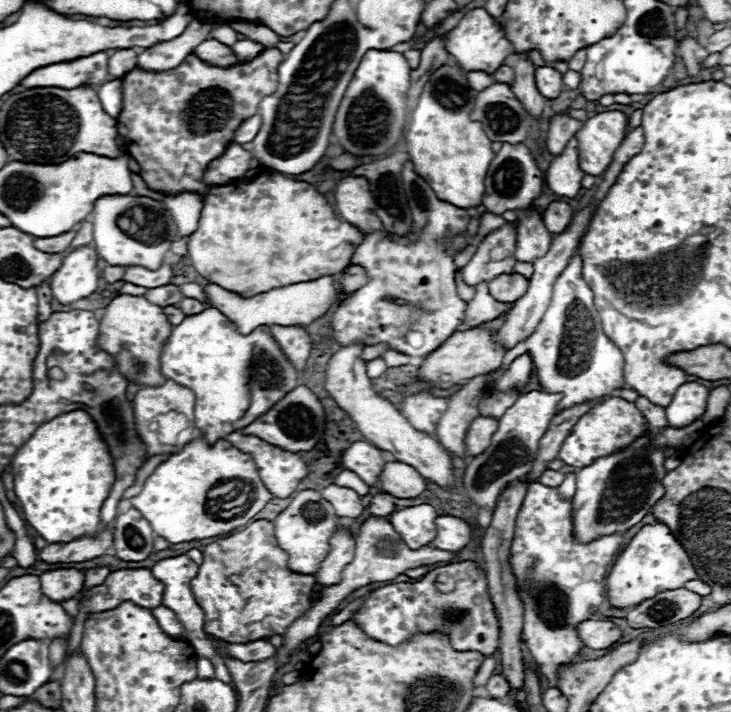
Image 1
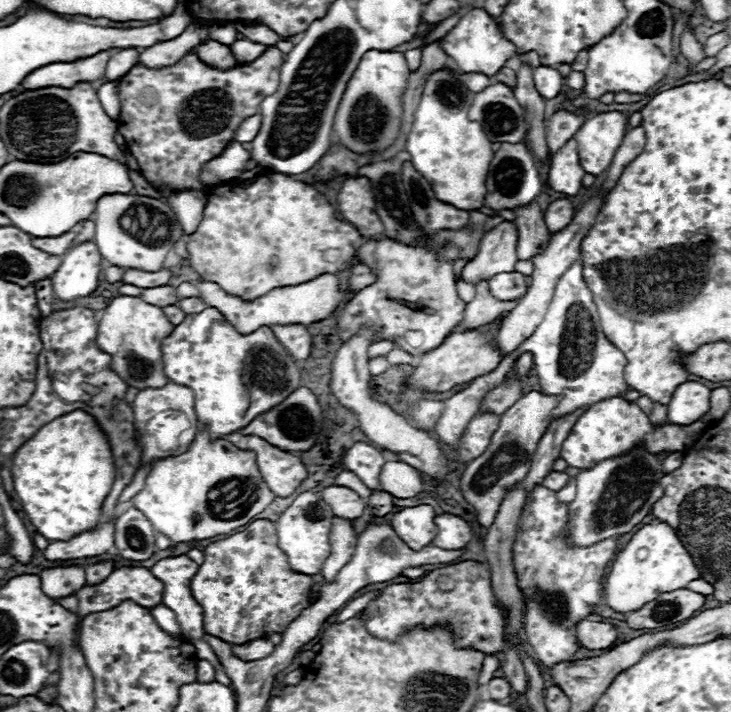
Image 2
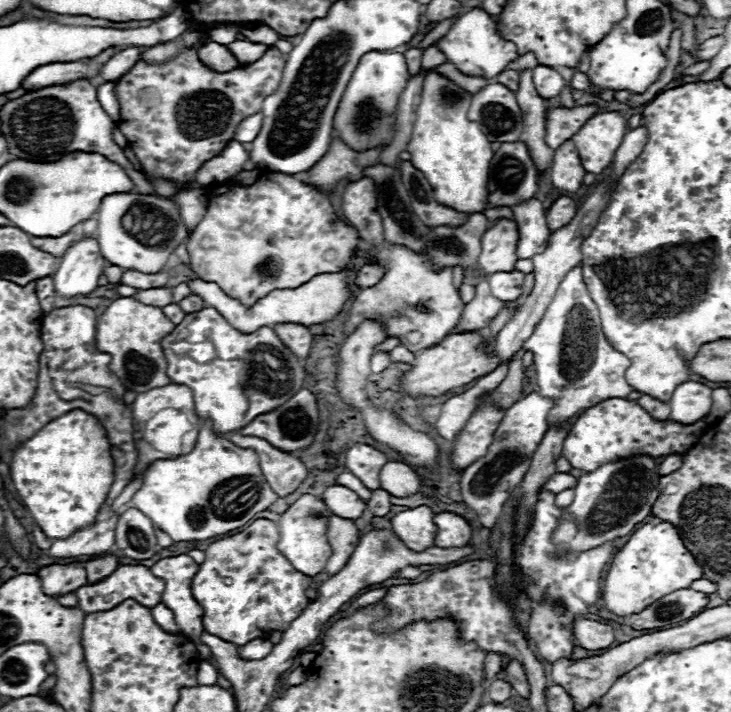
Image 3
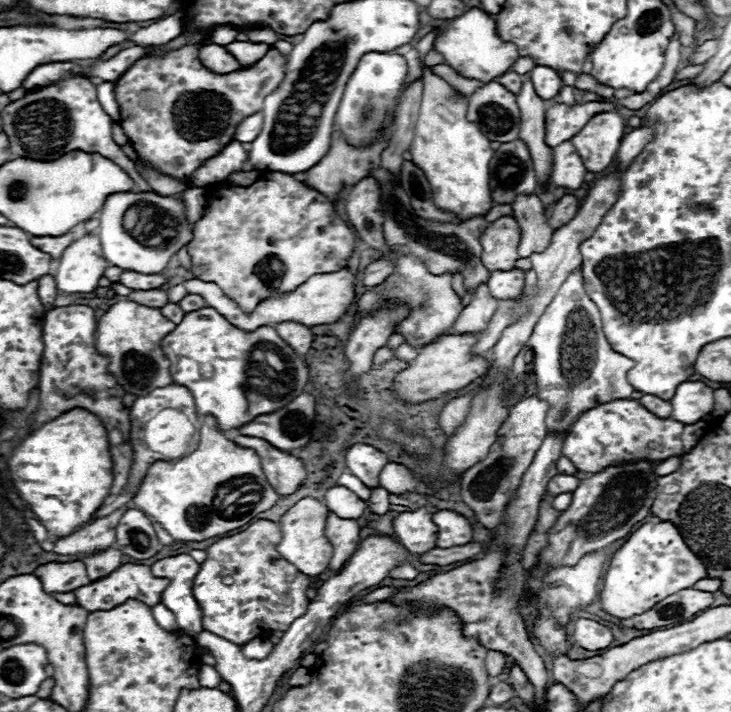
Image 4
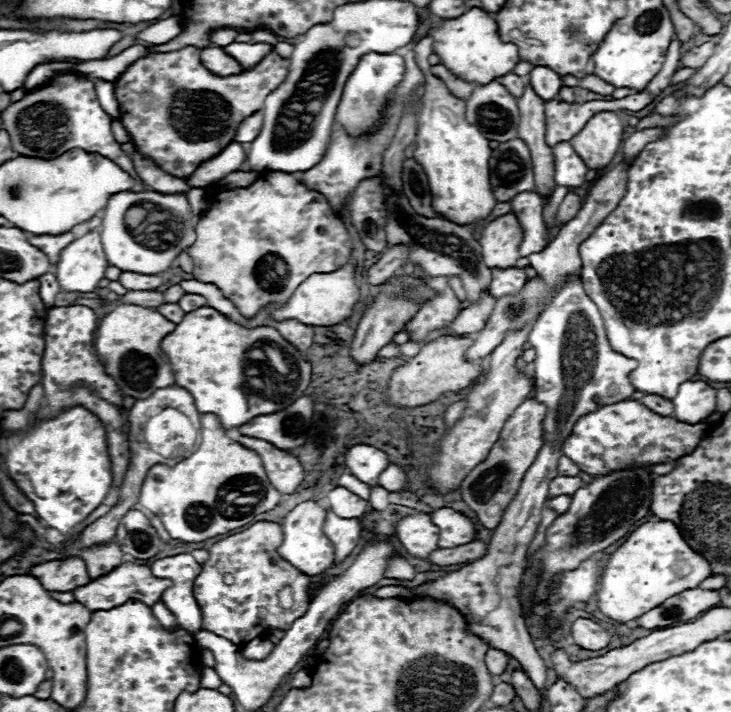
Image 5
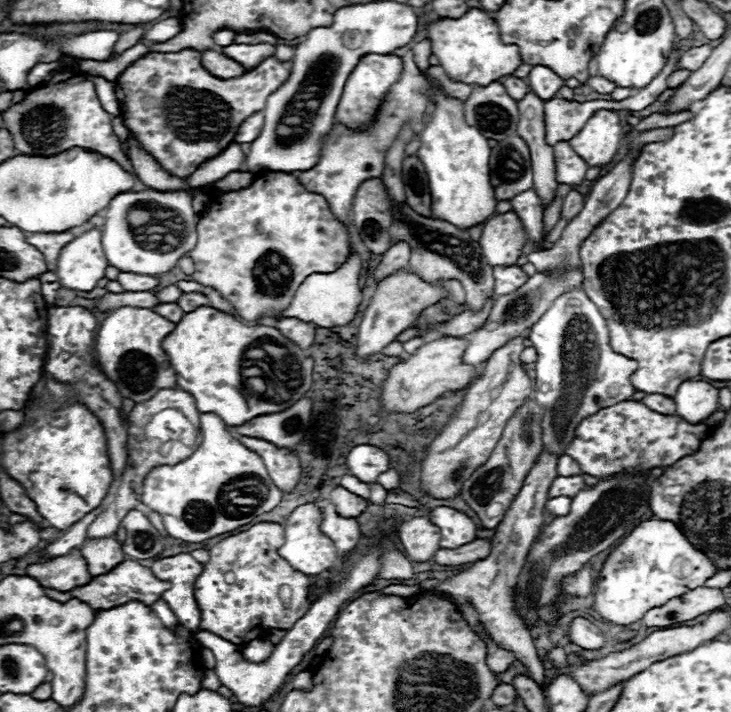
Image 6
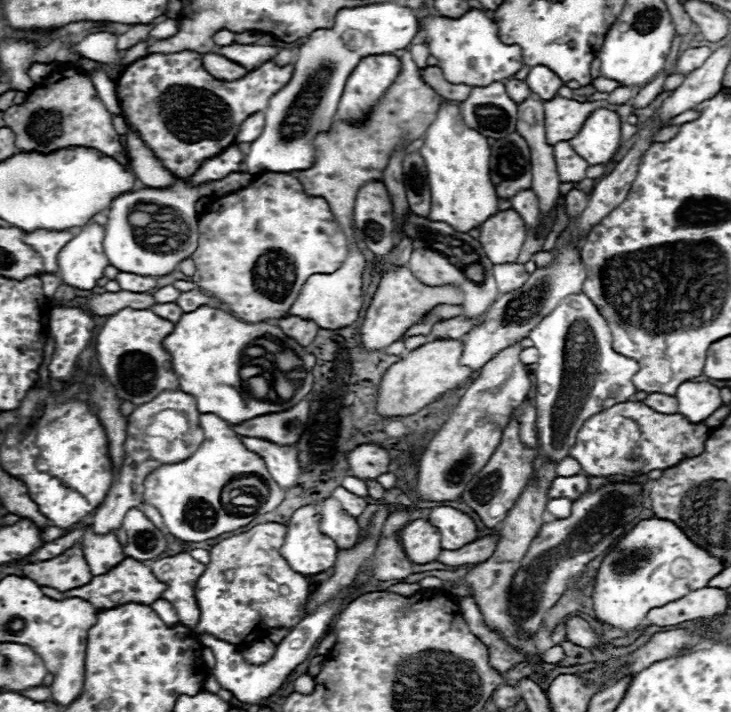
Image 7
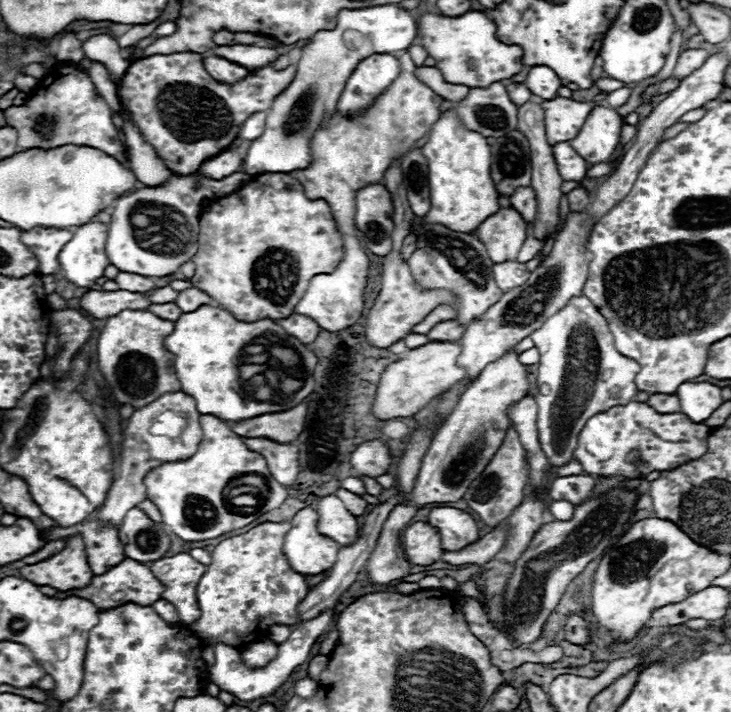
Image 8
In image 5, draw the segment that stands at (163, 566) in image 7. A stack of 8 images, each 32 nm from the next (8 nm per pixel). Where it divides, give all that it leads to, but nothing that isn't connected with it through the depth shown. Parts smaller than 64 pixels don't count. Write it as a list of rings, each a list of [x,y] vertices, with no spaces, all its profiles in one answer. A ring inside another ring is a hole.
[[[178,554],[156,560],[150,568],[156,578],[168,578],[172,582],[172,586],[164,590],[162,602],[174,612],[178,628],[198,634],[202,630],[202,612],[192,594],[192,586],[202,566],[190,554]]]

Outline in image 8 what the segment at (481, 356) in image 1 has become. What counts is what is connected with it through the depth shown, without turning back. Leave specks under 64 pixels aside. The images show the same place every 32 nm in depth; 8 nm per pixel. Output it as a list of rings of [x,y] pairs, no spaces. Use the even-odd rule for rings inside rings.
[[[428,342],[420,348],[408,350],[402,360],[388,366],[384,370],[384,374],[380,376],[372,412],[380,420],[416,414],[426,404],[430,404],[432,398],[450,390],[454,384],[458,384],[460,380],[466,378],[466,370],[456,364],[458,356],[460,356],[460,344],[458,342]]]

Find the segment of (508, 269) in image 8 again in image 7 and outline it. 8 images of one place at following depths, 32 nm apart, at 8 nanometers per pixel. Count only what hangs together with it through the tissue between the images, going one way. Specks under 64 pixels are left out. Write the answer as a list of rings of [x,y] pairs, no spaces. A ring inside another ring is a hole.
[[[514,262],[512,266],[494,266],[494,278],[498,294],[508,294],[528,280],[528,272],[524,270],[524,264]]]

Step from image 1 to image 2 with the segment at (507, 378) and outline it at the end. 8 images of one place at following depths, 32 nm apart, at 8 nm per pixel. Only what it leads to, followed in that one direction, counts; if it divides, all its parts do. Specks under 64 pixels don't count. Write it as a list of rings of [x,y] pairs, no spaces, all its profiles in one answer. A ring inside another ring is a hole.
[[[522,354],[518,360],[516,360],[516,366],[514,366],[514,372],[516,372],[516,376],[522,380],[522,378],[526,378],[528,376],[528,372],[530,372],[530,368],[532,368],[533,360],[532,354]]]

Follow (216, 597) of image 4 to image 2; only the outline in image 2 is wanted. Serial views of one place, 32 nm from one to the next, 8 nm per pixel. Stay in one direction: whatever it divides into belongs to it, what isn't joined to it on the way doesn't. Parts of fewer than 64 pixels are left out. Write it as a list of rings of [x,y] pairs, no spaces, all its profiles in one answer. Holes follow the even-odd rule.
[[[256,520],[244,532],[206,546],[204,562],[190,586],[204,610],[204,632],[230,644],[246,644],[276,632],[282,634],[310,606],[312,584],[312,576],[290,568],[288,556],[278,548],[274,522]]]

